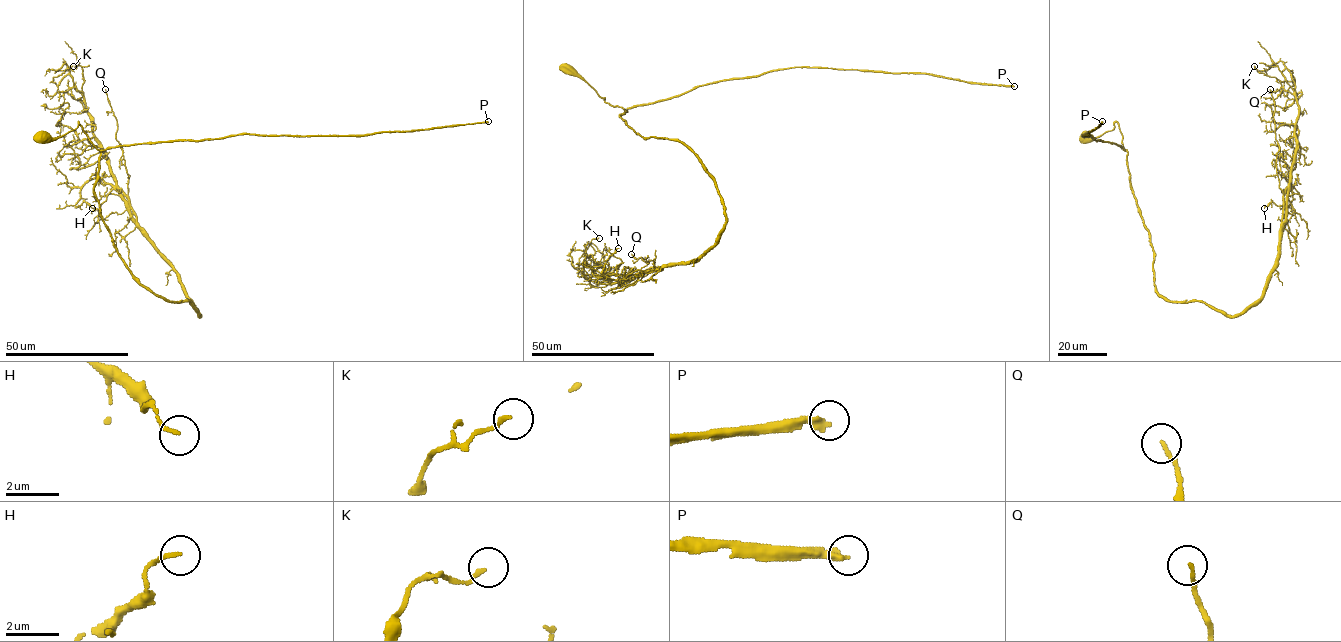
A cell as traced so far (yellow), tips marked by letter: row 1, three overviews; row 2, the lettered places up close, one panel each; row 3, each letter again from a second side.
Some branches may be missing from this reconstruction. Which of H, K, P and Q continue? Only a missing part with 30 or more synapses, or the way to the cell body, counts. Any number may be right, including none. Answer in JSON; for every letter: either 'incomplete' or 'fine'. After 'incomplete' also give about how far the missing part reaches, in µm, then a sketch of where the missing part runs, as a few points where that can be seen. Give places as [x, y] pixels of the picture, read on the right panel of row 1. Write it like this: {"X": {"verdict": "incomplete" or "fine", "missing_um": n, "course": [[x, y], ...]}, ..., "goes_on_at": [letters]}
{"H": {"verdict": "fine"}, "K": {"verdict": "fine"}, "P": {"verdict": "incomplete", "missing_um": 450, "course": [[1102, 121], [1077, 121], [1107, 136], [1159, 292], [1248, 342], [1274, 269], [1291, 84]]}, "Q": {"verdict": "fine"}, "goes_on_at": ["P"]}

